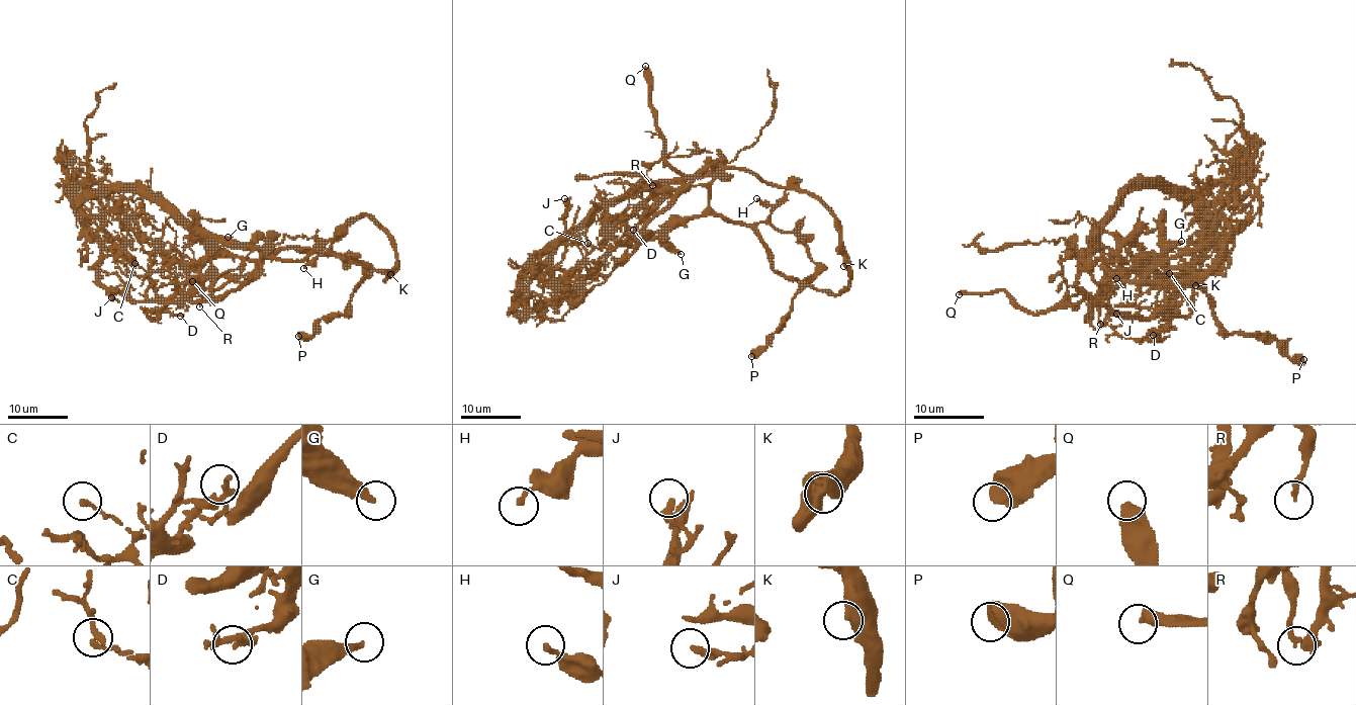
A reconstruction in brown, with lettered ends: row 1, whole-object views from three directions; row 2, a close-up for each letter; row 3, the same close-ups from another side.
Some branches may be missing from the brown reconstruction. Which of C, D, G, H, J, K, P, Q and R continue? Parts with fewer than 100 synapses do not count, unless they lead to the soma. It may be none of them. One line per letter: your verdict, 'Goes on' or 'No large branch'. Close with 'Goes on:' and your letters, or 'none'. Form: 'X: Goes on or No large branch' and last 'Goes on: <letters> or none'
C: No large branch
D: No large branch
G: Goes on
H: No large branch
J: No large branch
K: No large branch
P: No large branch
Q: Goes on
R: No large branch
Goes on: G, Q

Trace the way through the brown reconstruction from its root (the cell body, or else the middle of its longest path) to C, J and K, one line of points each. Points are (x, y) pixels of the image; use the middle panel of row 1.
C: (666, 232), (648, 232), (644, 236), (636, 233), (629, 242), (610, 249), (588, 243)
J: (666, 232), (651, 233), (604, 282), (576, 291), (553, 273), (553, 248), (569, 209), (564, 198)
K: (666, 232), (705, 214), (746, 224), (775, 270), (833, 294), (847, 285), (849, 271), (843, 266)

